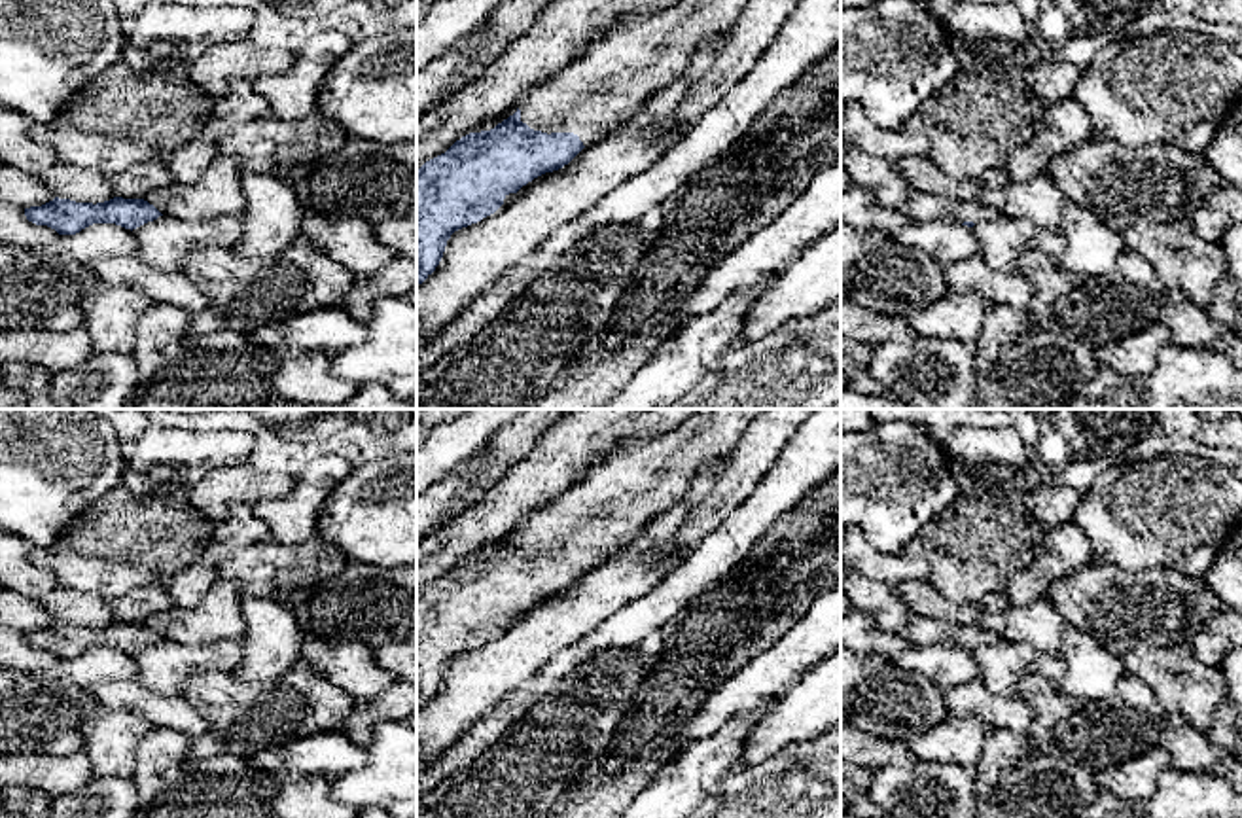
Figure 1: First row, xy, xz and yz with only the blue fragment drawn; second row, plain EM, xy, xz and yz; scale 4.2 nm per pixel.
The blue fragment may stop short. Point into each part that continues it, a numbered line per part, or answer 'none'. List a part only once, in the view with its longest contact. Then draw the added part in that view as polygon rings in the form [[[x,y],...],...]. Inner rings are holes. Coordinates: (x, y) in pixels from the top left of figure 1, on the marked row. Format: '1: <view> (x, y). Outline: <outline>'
1: xz (616, 76). Outline: [[[678,0],[648,17],[621,25],[613,34],[598,40],[583,57],[562,68],[555,78],[538,85],[519,106],[521,121],[541,133],[574,133],[583,146],[598,138],[606,129],[617,129],[655,93],[683,74],[701,44],[735,27],[748,0]]]

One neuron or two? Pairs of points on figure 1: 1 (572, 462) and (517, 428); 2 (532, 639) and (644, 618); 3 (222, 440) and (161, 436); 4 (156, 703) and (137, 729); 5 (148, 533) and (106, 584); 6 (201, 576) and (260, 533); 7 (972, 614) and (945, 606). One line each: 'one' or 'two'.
1: two
2: two
3: one
4: two
5: one
6: one
7: one

